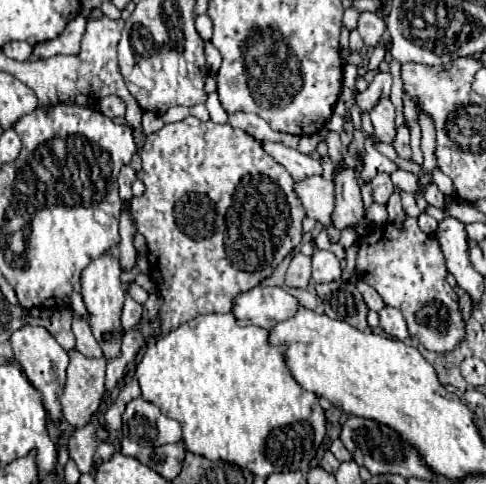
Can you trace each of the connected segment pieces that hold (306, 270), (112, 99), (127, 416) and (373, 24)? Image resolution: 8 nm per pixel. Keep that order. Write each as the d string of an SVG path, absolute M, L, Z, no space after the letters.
M295 252L285 274L285 286L307 288L309 284L311 284L311 258L301 252Z
M107 96L107 98L99 100L97 110L103 112L105 116L111 116L111 118L125 116L125 102L119 96Z
M135 398L123 412L123 432L139 446L163 446L181 442L183 430L179 422L167 418L159 406L143 398Z
M361 12L357 30L359 30L359 34L361 34L361 38L363 38L363 42L367 46L377 46L383 32L385 32L385 22L383 22L383 18L379 14Z

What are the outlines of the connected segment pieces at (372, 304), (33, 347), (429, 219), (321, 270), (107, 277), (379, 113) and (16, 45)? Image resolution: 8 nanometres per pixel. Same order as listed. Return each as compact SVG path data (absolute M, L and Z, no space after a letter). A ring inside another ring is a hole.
M359 280L359 282L357 282L357 288L359 288L359 292L363 294L363 300L365 300L365 304L367 304L369 310L379 312L379 310L385 308L385 302L381 300L381 296L379 296L369 284L365 284L363 280Z
M23 326L19 330L15 330L9 338L15 360L21 364L25 376L29 378L29 382L41 392L45 410L51 412L51 416L57 420L61 416L61 406L59 406L59 396L63 392L65 386L65 368L69 364L67 352L57 344L57 340L53 340L53 336L41 328L41 326Z
M422 213L419 218L419 228L425 232L425 234L434 233L437 229L438 222L430 215Z
M315 250L313 254L313 282L333 282L341 276L339 260L329 250Z
M105 252L103 256L99 256L97 260L93 260L81 274L81 296L85 300L85 306L91 314L89 324L93 330L95 340L99 342L105 358L115 358L121 352L121 308L123 308L123 290L121 290L121 282L119 282L119 274L121 274L121 264L119 258L115 258L113 254Z
M385 98L385 100L379 100L375 104L375 108L371 110L371 122L373 122L373 128L375 128L377 140L391 144L393 138L395 138L395 130L393 130L395 108L393 108L391 100Z
M9 42L9 44L3 48L3 54L7 54L7 56L13 58L13 60L25 62L25 60L29 60L29 56L33 54L33 46L27 44L27 42Z

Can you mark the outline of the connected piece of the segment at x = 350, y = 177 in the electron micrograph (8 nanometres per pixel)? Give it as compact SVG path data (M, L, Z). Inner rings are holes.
M339 170L335 176L335 212L333 212L333 224L339 232L345 228L357 226L357 222L363 218L363 202L361 202L361 190L355 178L353 170Z

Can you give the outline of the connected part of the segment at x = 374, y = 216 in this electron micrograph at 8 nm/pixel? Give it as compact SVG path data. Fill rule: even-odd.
M371 204L371 208L367 210L367 216L369 216L377 226L381 226L381 224L387 222L387 210L385 210L385 206L375 206L375 204Z

